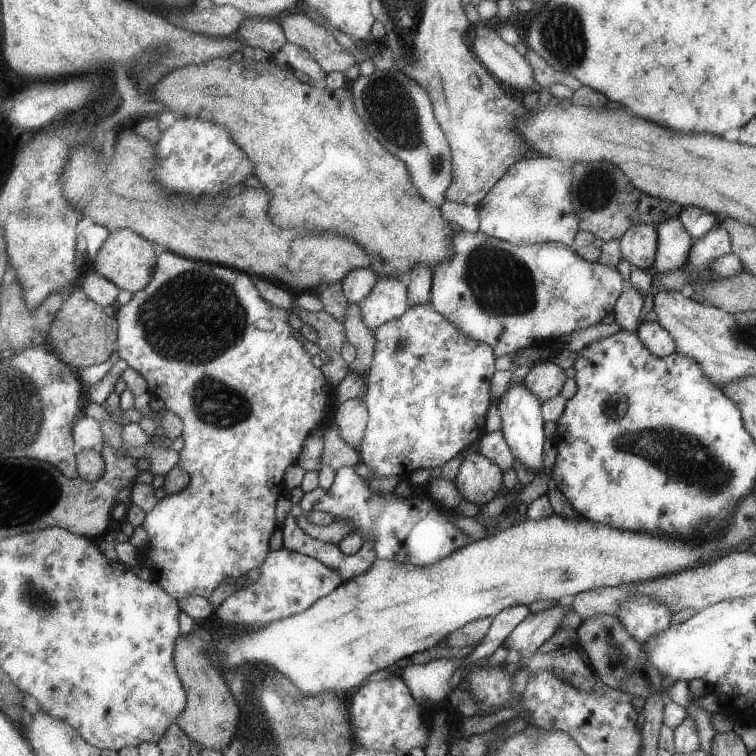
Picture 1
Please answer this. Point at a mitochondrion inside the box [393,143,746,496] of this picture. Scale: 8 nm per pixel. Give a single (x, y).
(499, 282)

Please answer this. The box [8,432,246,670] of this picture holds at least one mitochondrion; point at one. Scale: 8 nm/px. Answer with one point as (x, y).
(36, 599)

